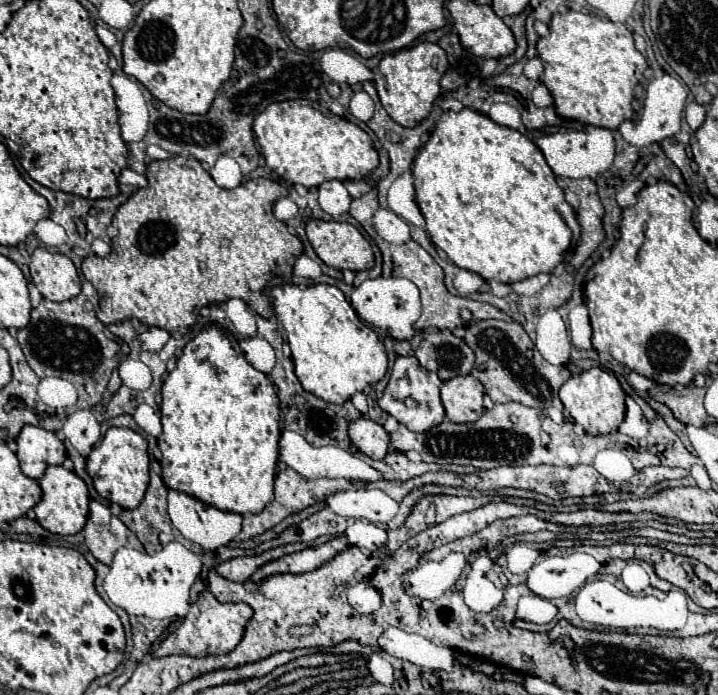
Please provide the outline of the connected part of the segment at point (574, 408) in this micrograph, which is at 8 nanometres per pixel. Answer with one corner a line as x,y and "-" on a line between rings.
590,368
578,376
572,376
560,388
560,400
564,408
570,412
572,420
580,424
586,434
610,434
618,430
626,416
626,394
618,382
618,378
604,368

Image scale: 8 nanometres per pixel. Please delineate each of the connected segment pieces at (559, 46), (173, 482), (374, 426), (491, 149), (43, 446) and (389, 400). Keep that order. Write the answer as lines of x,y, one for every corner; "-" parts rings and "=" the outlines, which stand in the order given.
574,10
554,14
548,28
550,34
538,40
538,58
544,66
540,82
550,90
556,112
562,118
608,130
616,130
624,120
630,120
634,114
634,78
642,78
648,66
634,48
632,32
624,24
=
208,326
184,346
184,354
176,368
162,384
160,412
164,430
158,438
158,446
162,452
162,480
168,488
186,492
200,502
236,514
260,512
272,502
278,464
280,402
268,376
248,364
236,338
228,330
=
362,416
348,426
348,434
352,444
372,460
382,460
386,456
390,446
390,434
378,422
=
464,108
460,112
444,112
440,116
440,122
434,126
430,140
420,148
414,164
412,164
412,176
414,176
414,190
416,190
416,202
420,206
420,212
426,220
426,230
430,232
430,240
442,248
448,254
448,260
452,260
456,266
476,272
478,276
482,276
486,282
488,280
496,280
496,282
504,282
504,284
512,284
530,276
536,276
540,272
550,274
554,270
556,264
560,264
564,260
564,252
568,250
570,244
576,244
580,240
580,224
576,220
576,212
574,208
564,200
564,190
558,186
556,176
552,174
550,166
546,164
540,148
524,134
520,134
514,128
506,128
500,126
496,122
492,122
486,114
480,114
476,110
=
24,426
20,436
16,438
18,444
18,460
20,468
28,478
42,478
48,466
62,464
66,460
66,448
62,440
44,428
=
398,356
388,380
388,386
382,394
382,398
378,400
378,406
388,412
390,416
394,416
400,424
404,424
408,430
412,432
426,432
434,426
438,426
442,422
442,418
446,416
446,410
442,406
440,400
440,386
442,380
420,366
420,362
416,360
416,356

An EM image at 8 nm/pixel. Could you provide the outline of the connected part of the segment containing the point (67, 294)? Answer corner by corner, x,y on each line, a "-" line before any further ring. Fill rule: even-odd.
36,248
30,260
30,276
40,294
52,302
64,302
80,294
80,276
64,254

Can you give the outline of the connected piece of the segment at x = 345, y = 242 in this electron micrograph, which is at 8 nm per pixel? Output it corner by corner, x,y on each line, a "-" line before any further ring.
308,220
306,236
320,260
336,270
368,270
374,264
370,242
346,222

